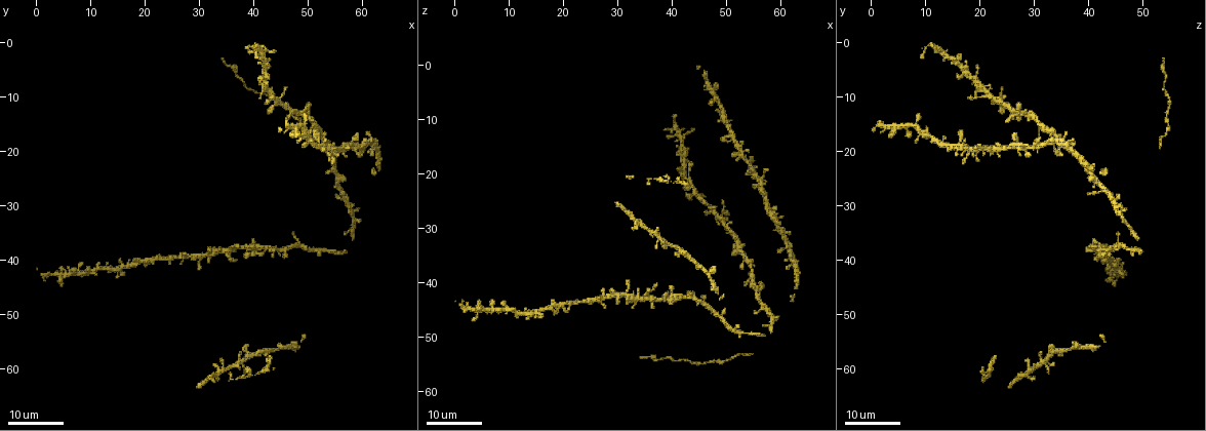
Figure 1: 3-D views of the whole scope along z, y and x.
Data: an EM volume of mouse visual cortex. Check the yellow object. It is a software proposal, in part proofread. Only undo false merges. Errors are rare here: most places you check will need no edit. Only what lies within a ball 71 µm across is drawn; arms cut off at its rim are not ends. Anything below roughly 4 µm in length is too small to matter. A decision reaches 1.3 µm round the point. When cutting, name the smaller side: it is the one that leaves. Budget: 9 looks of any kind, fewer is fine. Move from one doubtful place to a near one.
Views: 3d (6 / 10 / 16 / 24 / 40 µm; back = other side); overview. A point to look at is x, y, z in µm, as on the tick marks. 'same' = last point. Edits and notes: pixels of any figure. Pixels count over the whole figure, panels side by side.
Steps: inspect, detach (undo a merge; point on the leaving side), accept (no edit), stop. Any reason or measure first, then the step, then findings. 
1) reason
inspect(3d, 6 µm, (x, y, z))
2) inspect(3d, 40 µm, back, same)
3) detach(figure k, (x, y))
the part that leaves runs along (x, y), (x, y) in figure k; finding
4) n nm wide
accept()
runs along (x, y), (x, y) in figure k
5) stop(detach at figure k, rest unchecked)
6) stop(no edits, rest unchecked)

narrows sharply
inspect(3d, 24 µm, (58.0, 19.0, 26.0))

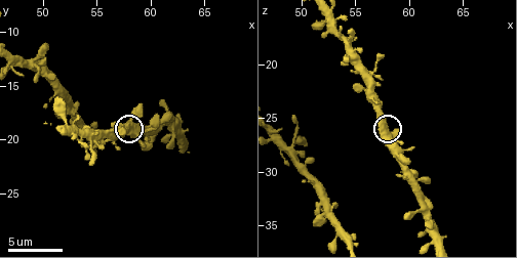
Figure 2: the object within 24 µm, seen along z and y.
zoom in
inspect(3d, 6 µm, same)

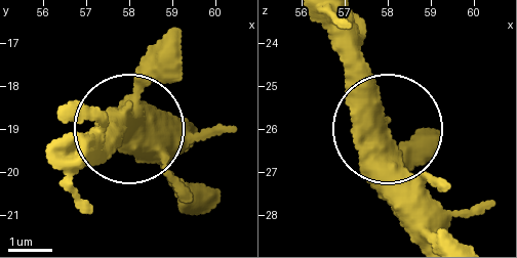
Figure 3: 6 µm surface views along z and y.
accept()
all the same neuron

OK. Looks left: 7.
two arms in line, one across
inspect(3d, 16 µm, (56.0, 24.5, 40.5))

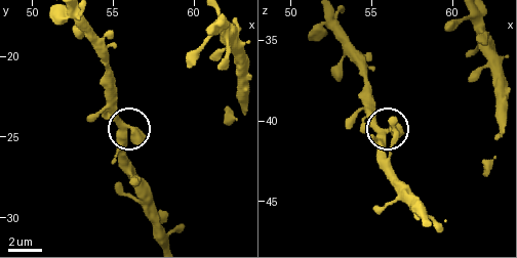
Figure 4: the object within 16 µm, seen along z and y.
inspect(3d, 6 µm, (56.0, 24.4, 40.6))

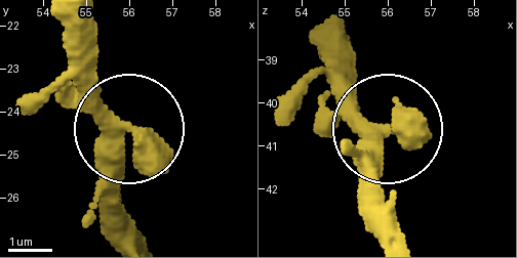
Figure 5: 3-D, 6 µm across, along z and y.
400 nm wide
accept()
continuous, no second neuron

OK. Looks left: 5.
looks like a crossing
inspect(3d, 24 µm, (45.5, 38.0, 43.0))

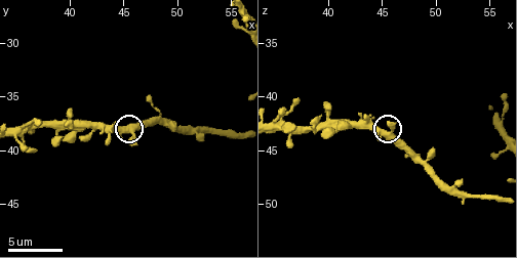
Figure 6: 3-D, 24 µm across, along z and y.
inspect(3d, 6 µm, (45.6, 38.2, 43.6))

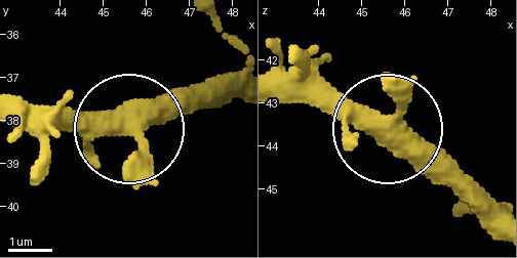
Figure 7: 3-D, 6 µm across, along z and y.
400 nm wide
accept()
runs along (490, 229), (392, 134), (281, 97) in figure 7; continuous, no second neuron

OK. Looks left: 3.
looks like a crossing
inspect(3d, 6 µm, (48.8, 13.0, 28.0))

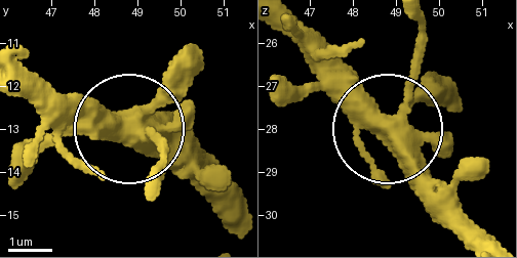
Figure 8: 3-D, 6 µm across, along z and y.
accept()
runs along (215, 208), (131, 131), (168, 149) in figure 8; one neuron here

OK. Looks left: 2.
stop(no edits, rest unchecked)

